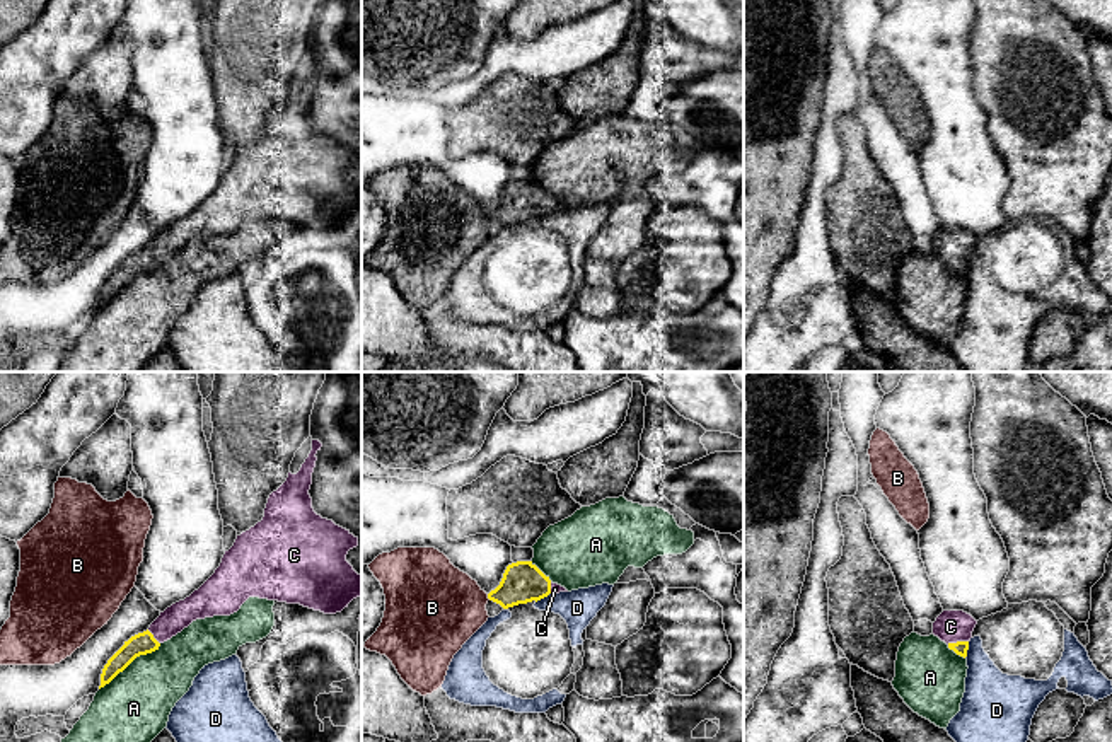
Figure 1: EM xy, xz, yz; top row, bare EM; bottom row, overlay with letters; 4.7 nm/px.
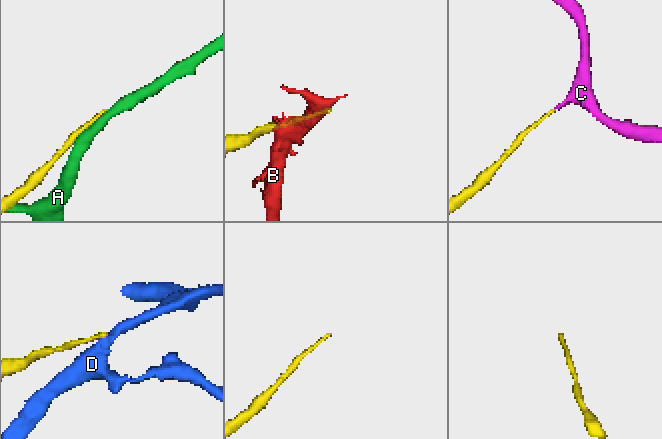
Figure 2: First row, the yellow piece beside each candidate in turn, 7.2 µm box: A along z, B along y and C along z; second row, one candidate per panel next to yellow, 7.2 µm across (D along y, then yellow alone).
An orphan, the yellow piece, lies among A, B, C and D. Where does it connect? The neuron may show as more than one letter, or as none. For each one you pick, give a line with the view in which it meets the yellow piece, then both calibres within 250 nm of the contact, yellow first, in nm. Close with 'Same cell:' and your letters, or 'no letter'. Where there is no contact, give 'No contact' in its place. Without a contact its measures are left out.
C: Touches yellow in yz. Thickness 70 nm (yellow) against 160 nm
Same cell: C

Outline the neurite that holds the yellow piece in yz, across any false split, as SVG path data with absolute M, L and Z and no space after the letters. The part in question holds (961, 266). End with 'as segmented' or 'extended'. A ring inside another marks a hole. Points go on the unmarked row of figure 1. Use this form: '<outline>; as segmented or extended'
M943 229L933 241L933 252L960 275L967 275L977 239L964 229Z; extended

